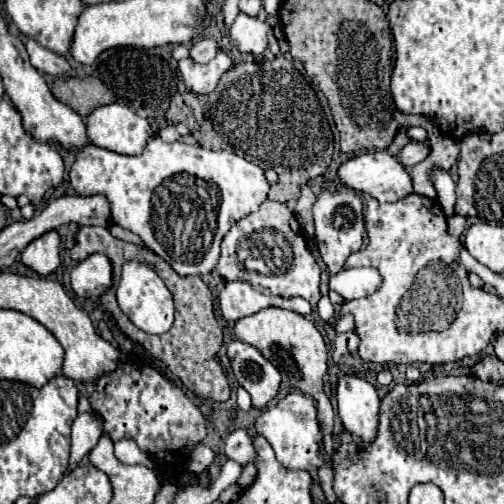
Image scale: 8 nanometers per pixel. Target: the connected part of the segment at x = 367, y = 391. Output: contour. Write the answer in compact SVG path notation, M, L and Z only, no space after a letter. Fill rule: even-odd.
M345 375L335 385L335 399L343 427L365 443L373 443L379 427L381 399L371 383Z

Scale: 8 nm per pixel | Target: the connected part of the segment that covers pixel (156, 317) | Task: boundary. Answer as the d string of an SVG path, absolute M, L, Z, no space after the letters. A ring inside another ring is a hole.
M125 261L121 269L121 281L117 285L117 303L121 311L139 327L141 331L149 335L161 335L171 329L173 325L173 295L161 281L161 277L147 269L141 267L137 261Z

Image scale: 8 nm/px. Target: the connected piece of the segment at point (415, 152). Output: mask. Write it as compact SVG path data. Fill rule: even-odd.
M411 141L409 145L403 147L403 151L401 151L401 155L399 155L399 161L401 161L405 167L413 167L413 165L421 163L429 153L431 153L431 149L429 149L427 143Z

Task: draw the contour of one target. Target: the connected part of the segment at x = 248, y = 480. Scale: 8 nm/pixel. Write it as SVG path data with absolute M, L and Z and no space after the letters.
M249 463L249 465L245 465L243 467L243 473L241 473L241 477L239 477L239 487L241 489L245 489L245 487L249 487L253 481L255 481L255 475L257 475L257 469L255 469L255 465L253 463Z

